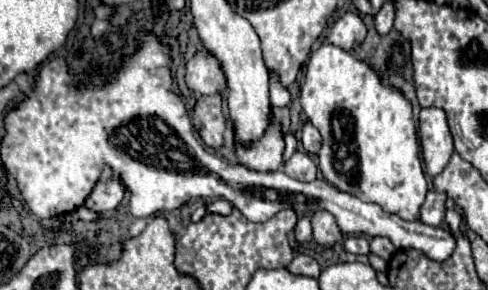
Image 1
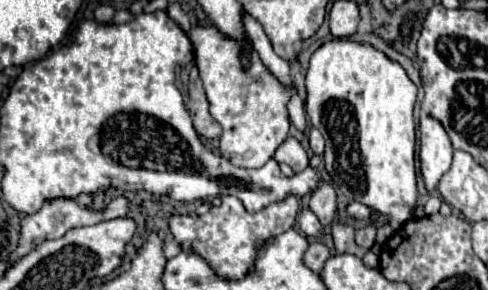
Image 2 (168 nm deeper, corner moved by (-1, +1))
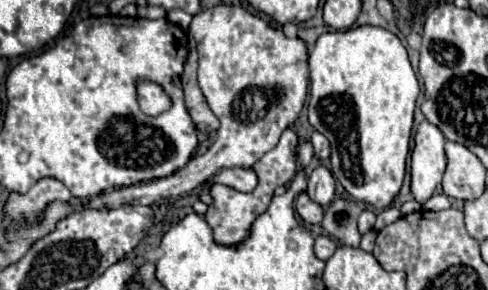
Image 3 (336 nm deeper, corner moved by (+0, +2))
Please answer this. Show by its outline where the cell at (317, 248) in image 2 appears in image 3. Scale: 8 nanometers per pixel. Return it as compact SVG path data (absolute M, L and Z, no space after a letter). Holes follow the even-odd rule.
M326 235L316 237L314 253L316 253L318 259L324 259L324 261L326 261L334 251L336 251L336 241L334 241L334 239L330 239L330 237L326 237Z

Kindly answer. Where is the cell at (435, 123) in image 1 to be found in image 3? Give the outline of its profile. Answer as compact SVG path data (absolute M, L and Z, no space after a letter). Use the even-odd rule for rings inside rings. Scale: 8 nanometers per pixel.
M422 121L418 125L410 157L410 189L418 203L426 203L442 181L446 169L444 141L446 139L436 125L428 121Z

